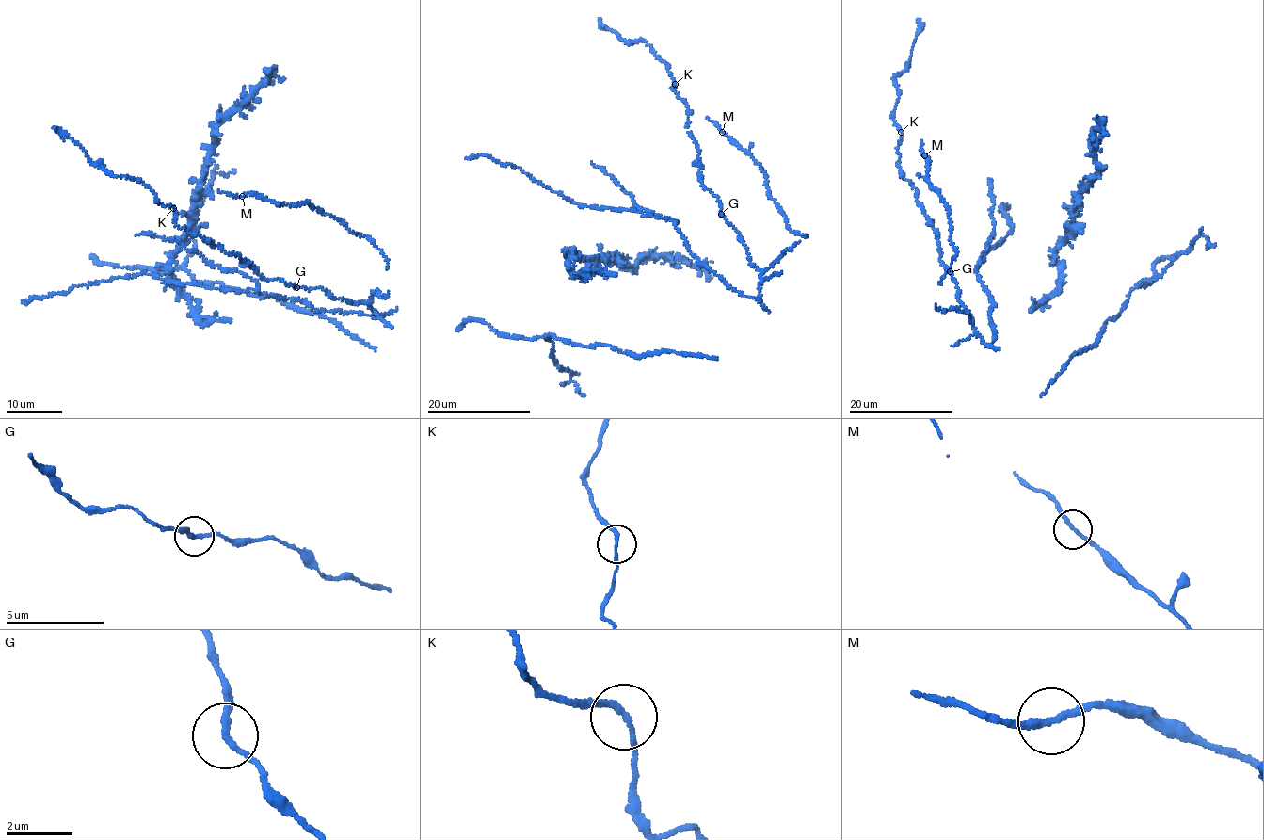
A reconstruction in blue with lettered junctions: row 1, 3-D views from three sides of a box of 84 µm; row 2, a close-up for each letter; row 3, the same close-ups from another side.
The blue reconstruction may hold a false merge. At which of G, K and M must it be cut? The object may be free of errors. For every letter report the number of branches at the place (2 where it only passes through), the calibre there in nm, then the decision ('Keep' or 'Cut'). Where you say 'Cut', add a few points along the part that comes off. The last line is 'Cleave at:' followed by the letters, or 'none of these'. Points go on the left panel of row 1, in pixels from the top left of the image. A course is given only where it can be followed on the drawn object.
G: Branches: 2. Thickness 170 nm. Keep
K: Branches: 2. Thickness 170 nm. Keep
M: Branches: 2. Thickness 180 nm. Keep
Cleave at: none of these

